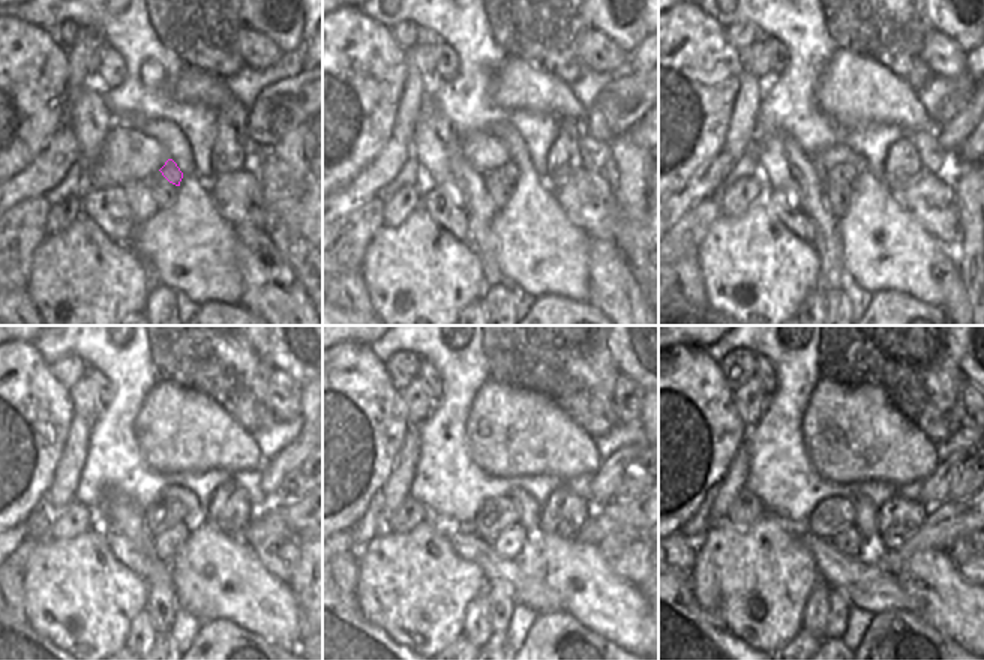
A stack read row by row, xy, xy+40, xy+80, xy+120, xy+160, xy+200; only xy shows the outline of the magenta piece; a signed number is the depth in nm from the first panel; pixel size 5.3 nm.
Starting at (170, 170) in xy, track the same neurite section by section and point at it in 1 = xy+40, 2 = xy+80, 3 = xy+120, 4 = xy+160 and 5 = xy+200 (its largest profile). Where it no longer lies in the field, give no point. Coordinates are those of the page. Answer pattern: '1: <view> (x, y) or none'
1: xy+40 (509, 173)
2: xy+80 (840, 173)
3: xy+120 (161, 515)
4: xy+160 (497, 515)
5: xy+200 (831, 515)

